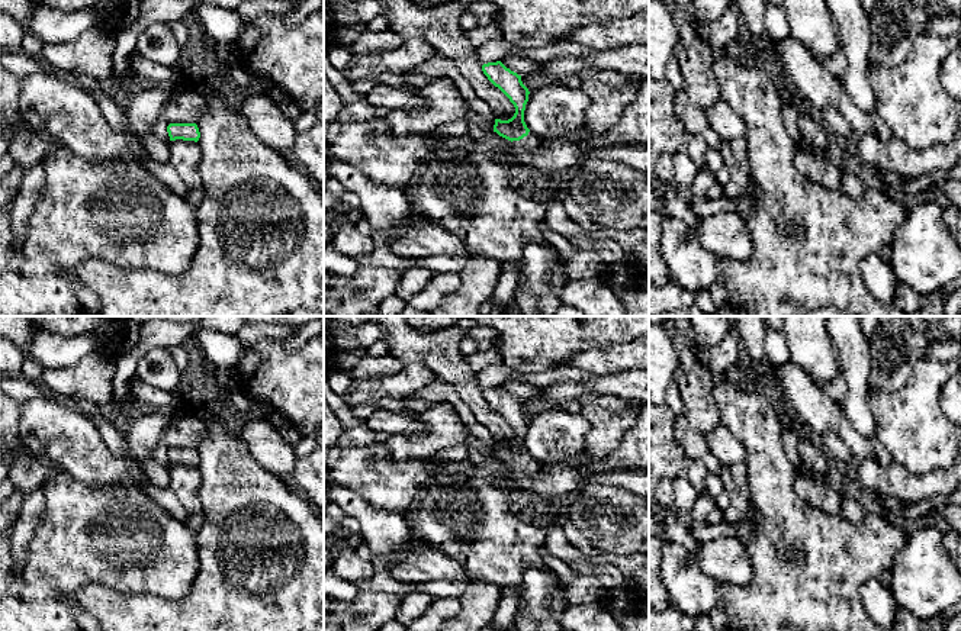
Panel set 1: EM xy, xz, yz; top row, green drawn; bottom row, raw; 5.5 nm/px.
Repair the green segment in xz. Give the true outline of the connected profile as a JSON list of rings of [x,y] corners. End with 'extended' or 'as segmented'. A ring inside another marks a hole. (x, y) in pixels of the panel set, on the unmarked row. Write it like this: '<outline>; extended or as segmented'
[[[501,386],[482,390],[483,399],[498,412],[514,429],[515,438],[508,445],[495,444],[494,457],[523,474],[534,474],[541,469],[524,447],[524,435],[528,426],[528,413],[523,409],[521,400],[507,393]]]; extended

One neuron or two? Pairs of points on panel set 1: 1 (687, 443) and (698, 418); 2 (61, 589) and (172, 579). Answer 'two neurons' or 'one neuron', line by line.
1: two neurons
2: one neuron

